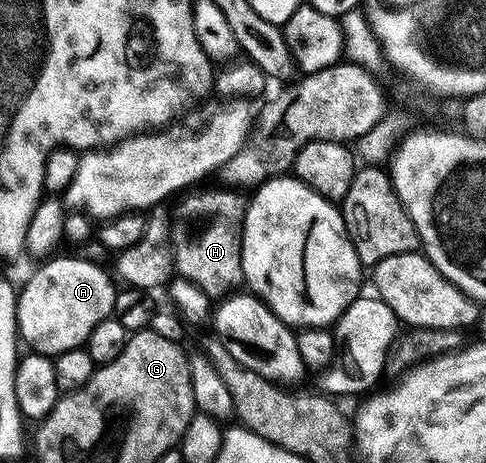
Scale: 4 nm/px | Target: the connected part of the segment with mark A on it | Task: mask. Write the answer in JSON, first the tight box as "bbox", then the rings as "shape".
{"bbox":[16,257,118,355],"shape":[[[55,257],[37,264],[40,266],[33,271],[24,290],[19,290],[16,299],[19,340],[23,344],[25,341],[29,350],[45,355],[81,348],[90,331],[113,316],[118,292],[117,286],[112,286],[113,278],[108,278],[92,262],[83,261],[80,257]]]}

